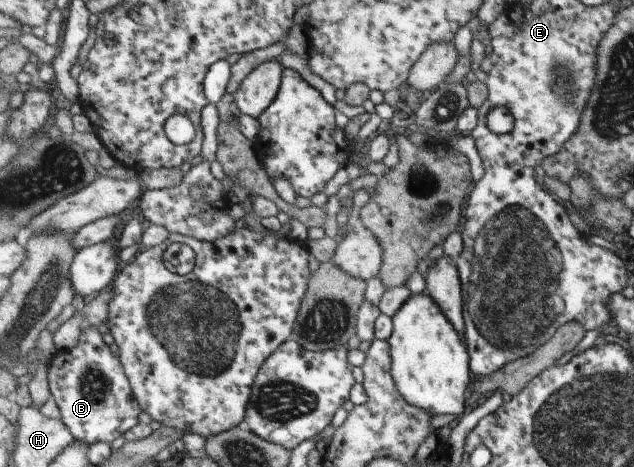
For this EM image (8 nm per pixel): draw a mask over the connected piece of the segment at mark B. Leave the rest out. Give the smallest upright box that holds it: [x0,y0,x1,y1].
[48,325,141,445]

